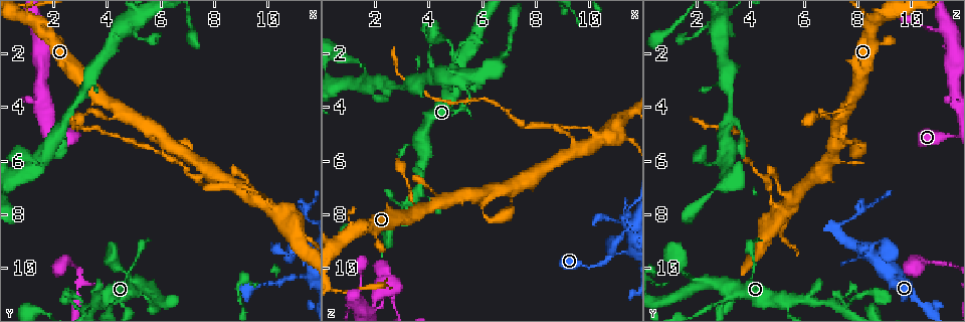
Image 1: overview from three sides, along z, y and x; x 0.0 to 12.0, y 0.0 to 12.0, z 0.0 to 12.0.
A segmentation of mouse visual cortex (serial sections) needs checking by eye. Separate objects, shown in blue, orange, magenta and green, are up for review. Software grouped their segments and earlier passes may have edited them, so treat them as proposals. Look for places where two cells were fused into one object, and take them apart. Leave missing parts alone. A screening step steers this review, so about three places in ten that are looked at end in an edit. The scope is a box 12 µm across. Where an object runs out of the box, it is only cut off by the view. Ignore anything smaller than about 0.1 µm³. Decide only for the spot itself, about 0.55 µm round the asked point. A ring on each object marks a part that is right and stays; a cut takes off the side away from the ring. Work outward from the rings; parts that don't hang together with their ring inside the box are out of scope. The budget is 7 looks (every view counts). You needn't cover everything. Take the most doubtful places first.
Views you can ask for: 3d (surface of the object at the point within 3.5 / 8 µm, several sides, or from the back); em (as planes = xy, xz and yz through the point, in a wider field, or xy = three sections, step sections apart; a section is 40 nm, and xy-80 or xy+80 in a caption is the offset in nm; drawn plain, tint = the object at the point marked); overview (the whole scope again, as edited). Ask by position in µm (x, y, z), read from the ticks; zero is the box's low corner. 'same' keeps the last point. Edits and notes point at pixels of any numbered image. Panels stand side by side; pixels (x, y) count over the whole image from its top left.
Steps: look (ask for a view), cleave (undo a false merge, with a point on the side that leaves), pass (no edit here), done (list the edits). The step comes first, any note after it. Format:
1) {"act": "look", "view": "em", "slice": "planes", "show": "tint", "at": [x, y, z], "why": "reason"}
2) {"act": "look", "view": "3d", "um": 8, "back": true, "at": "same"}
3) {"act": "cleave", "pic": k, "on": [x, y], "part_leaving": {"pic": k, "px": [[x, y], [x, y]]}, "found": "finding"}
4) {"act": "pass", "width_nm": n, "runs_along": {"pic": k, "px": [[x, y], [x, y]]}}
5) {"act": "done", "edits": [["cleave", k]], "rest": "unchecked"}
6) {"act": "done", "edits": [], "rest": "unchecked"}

{"act": "look", "view": "3d", "um": 3.5, "at": [3.0, 11.2, 7.7]}

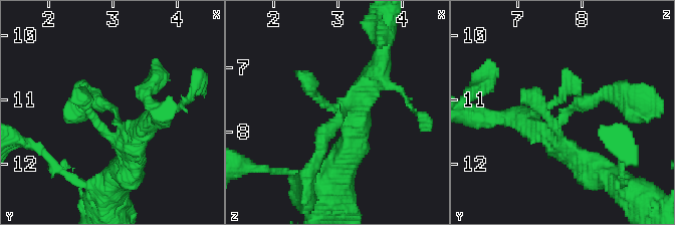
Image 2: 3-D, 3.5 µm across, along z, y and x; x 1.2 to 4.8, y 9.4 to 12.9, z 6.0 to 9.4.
{"act": "look", "view": "em", "slice": "xy", "step": 1, "show": "tint", "at": [3.10, 11.25, 7.75]}

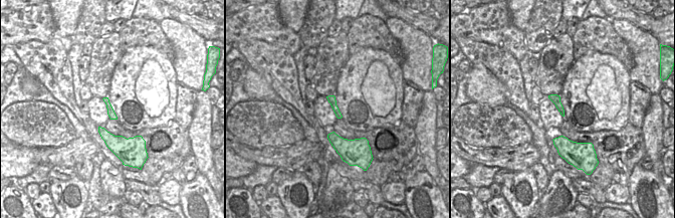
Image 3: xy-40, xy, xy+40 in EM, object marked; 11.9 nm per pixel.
{"act": "pass", "runs_along": {"pic": 3, "px": [[329, 97], [339, 116]]}, "found": "one cell here"}

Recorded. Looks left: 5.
{"act": "look", "view": "3d", "um": 3.5, "at": [10.2, 7.8, 5.3], "why": "two arms in line, one across"}

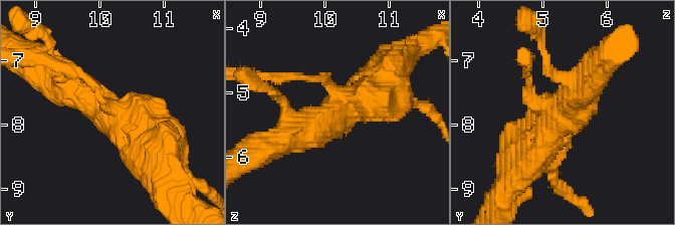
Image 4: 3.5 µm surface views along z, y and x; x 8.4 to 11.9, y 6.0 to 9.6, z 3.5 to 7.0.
{"act": "look", "view": "em", "slice": "xy", "step": 3, "show": "plain", "at": [10.15, 7.80, 5.25]}

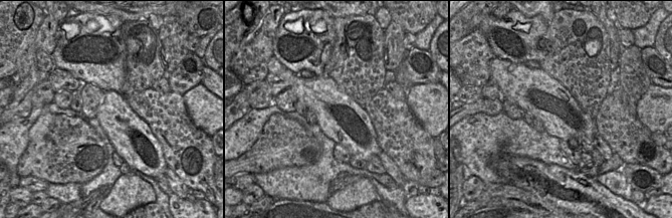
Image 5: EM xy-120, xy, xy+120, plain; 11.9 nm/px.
{"act": "look", "view": "em", "slice": "xy", "step": 3, "show": "tint", "at": "same", "why": "with the object marked"}

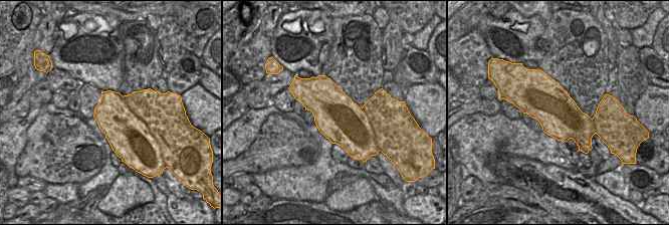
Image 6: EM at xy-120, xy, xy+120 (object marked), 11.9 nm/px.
{"act": "cleave", "pic": 4, "on": [198, 182], "arm_widths_nm": [150, 600, 600], "found": "two cells meet here"}

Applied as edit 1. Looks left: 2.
{"act": "look", "view": "3d", "um": 3.5, "at": [11.2, 10.3, 9.4], "why": "thin neck"}

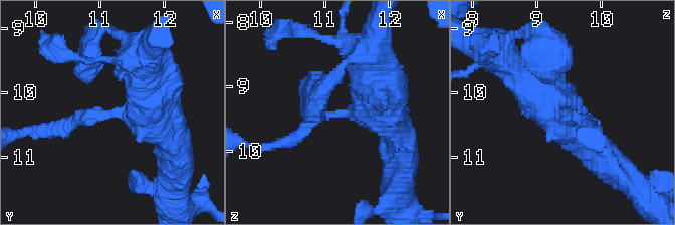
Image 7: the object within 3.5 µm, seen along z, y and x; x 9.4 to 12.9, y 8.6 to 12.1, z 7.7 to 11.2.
{"act": "look", "view": "em", "slice": "xy", "step": 5, "show": "tint", "at": [11.10, 10.30, 9.45], "arm_widths_nm": [200, 600], "why": "shape alone is not enough"}

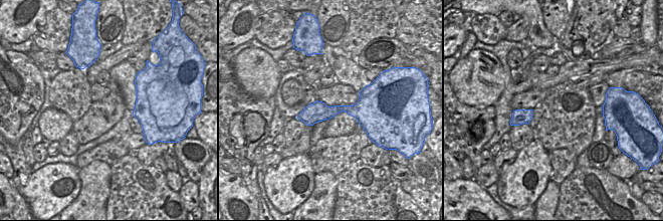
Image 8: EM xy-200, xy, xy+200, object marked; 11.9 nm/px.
{"act": "pass", "runs_along": {"pic": 8, "px": [[374, 102], [300, 117]]}, "found": "all the same cell"}

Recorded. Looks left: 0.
{"act": "done", "edits": [["cleave", 4]], "rest": "unchecked"}

